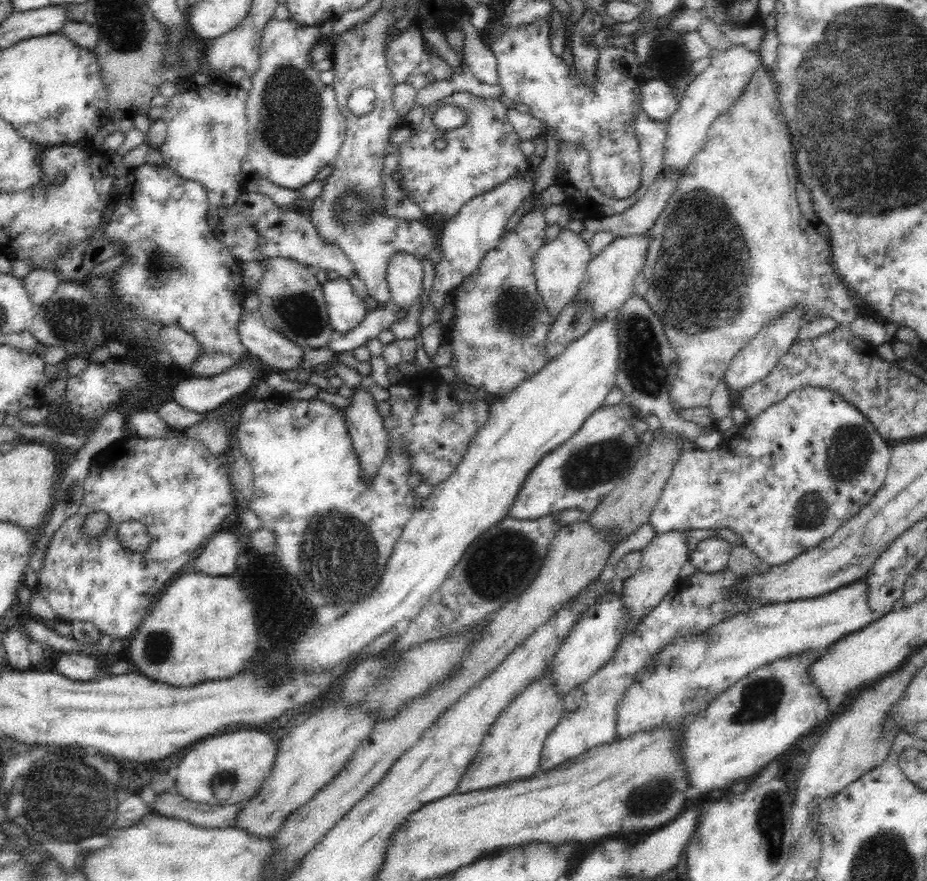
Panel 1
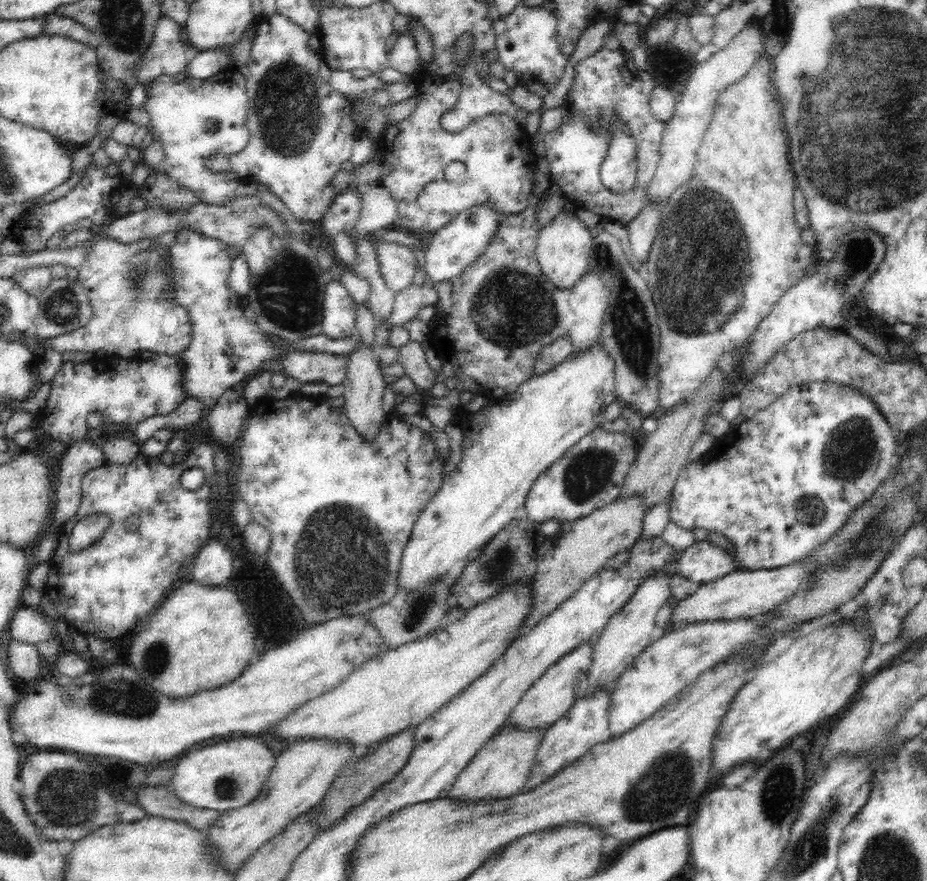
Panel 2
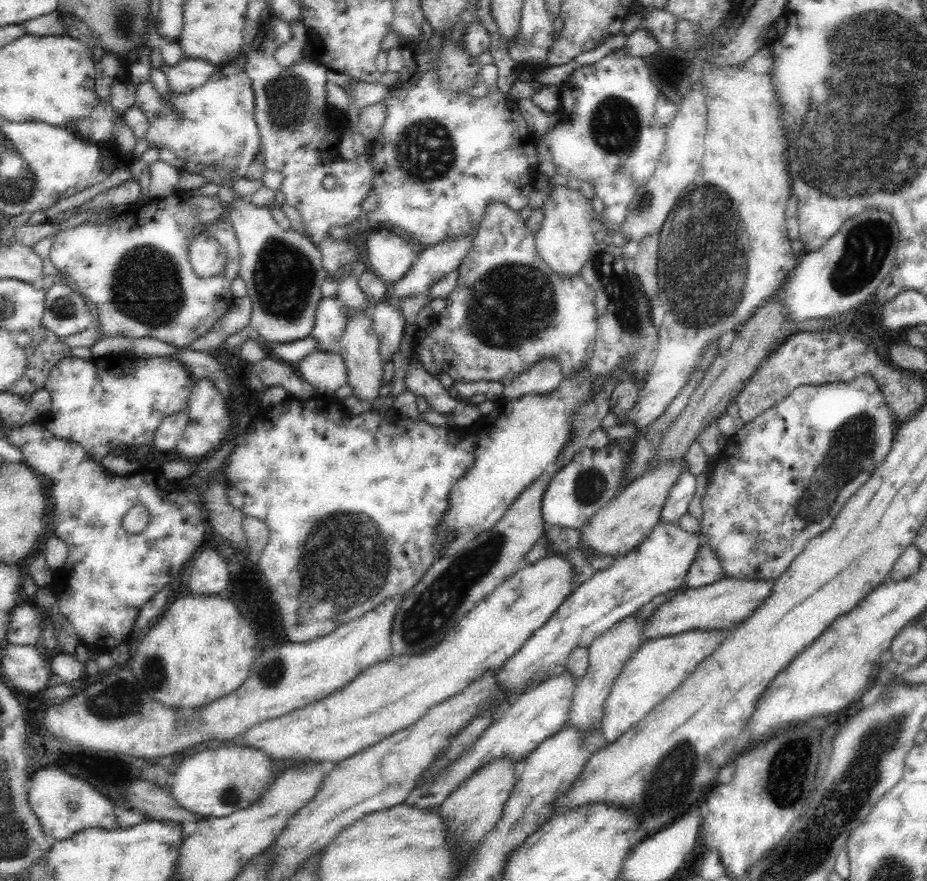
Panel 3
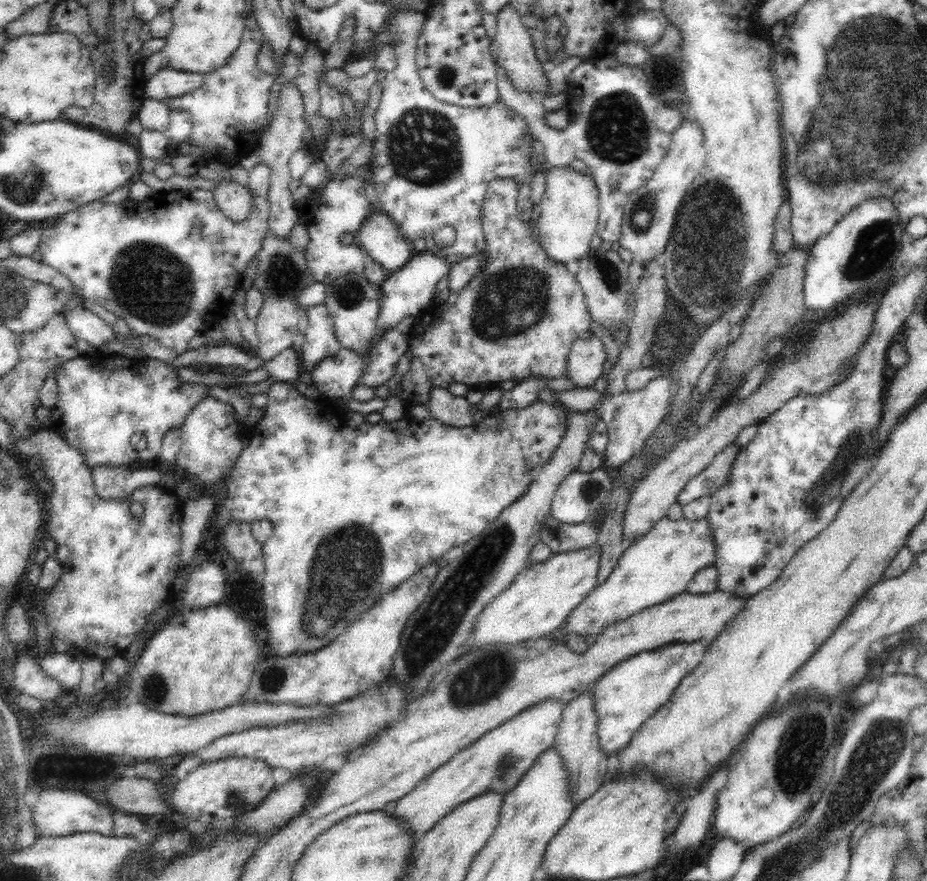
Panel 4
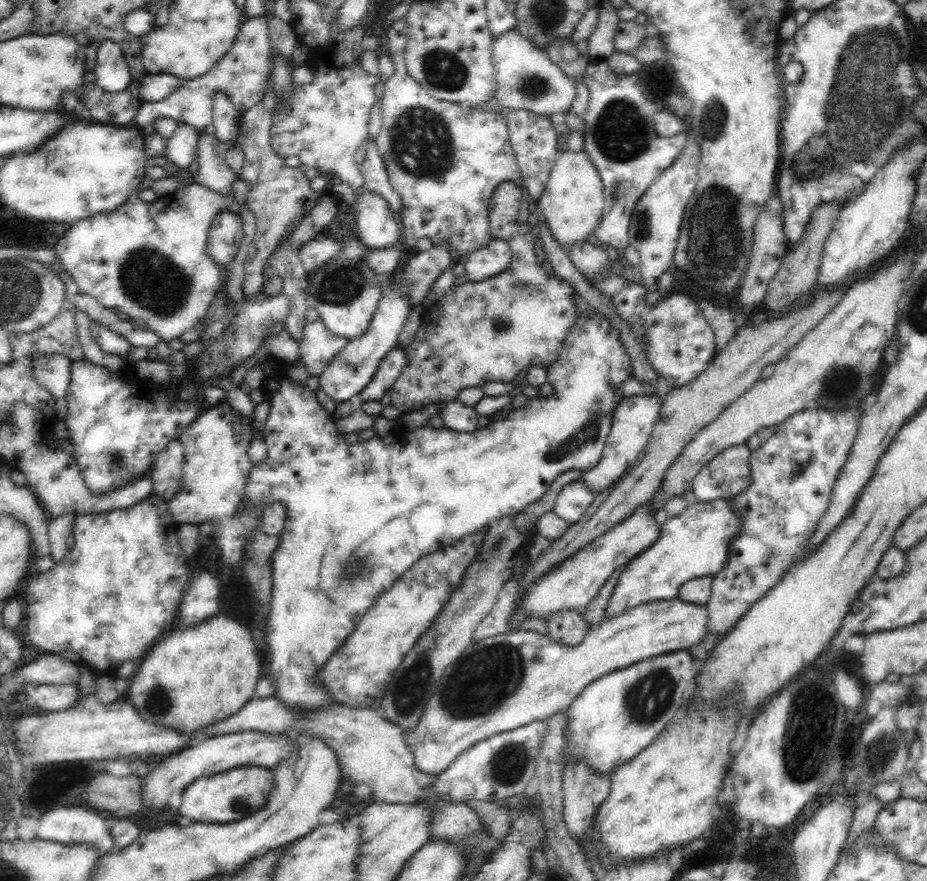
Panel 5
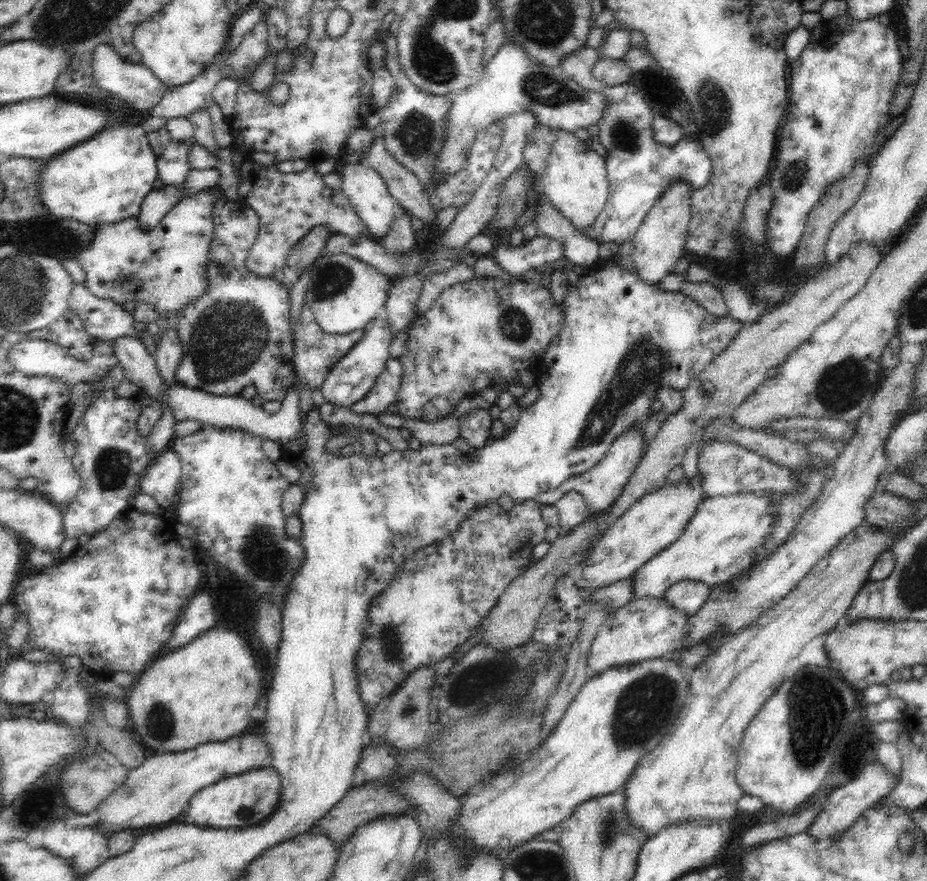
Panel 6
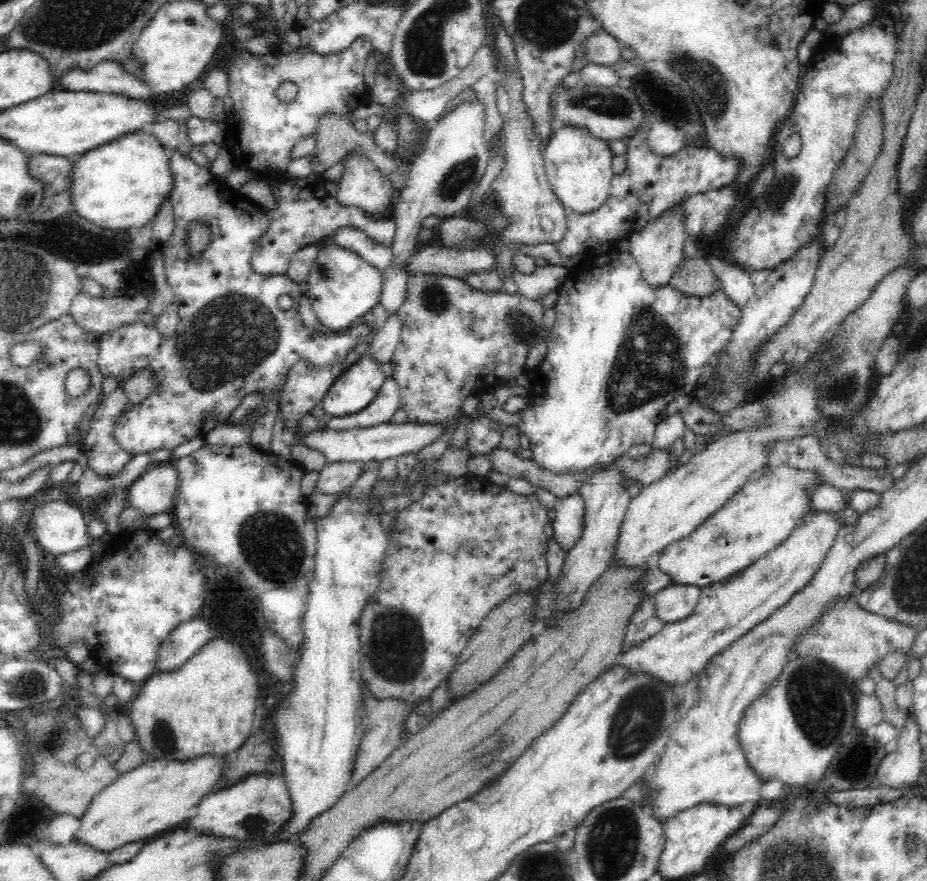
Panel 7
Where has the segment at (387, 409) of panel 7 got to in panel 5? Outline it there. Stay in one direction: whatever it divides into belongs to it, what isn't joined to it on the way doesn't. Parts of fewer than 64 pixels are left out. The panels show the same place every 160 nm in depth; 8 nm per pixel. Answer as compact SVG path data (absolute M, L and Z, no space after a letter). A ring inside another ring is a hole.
M396 342L396 346L386 353L386 356L380 361L380 365L370 382L364 386L362 392L359 392L361 400L381 400L382 396L390 390L390 387L400 374L402 374L406 365L407 354L405 347Z

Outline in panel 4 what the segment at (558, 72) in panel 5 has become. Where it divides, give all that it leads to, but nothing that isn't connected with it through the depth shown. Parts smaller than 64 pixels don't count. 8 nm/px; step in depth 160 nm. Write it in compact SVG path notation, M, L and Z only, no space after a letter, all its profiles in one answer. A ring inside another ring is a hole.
M508 2L498 14L496 14L496 34L491 44L491 55L496 62L506 70L510 83L518 91L537 92L542 96L549 96L548 80L540 62L536 59L536 50L532 46L532 38L527 26L521 21L521 14Z

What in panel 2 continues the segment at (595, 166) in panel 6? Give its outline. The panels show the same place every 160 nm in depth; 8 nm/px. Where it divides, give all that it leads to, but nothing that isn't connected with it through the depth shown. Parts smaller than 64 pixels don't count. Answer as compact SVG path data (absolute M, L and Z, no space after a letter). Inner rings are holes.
M574 211L568 214L559 212L554 222L544 226L535 248L540 270L546 275L550 284L560 290L572 288L589 271L592 236L587 226L578 220Z

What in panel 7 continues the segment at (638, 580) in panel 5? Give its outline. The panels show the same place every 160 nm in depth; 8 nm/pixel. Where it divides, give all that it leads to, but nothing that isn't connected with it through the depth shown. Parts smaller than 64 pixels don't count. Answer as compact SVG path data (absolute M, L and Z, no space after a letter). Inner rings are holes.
M784 464L771 467L764 474L756 475L743 484L742 488L738 488L738 492L734 492L714 514L707 516L690 536L669 544L661 552L658 569L663 574L671 576L671 584L693 585L700 588L742 573L761 556L773 551L786 540L786 536L790 536L790 532L794 530L794 524L800 524L808 512L815 510L812 505L808 505L810 501L806 492L810 492L816 484L820 484L820 481L814 471L802 471Z

